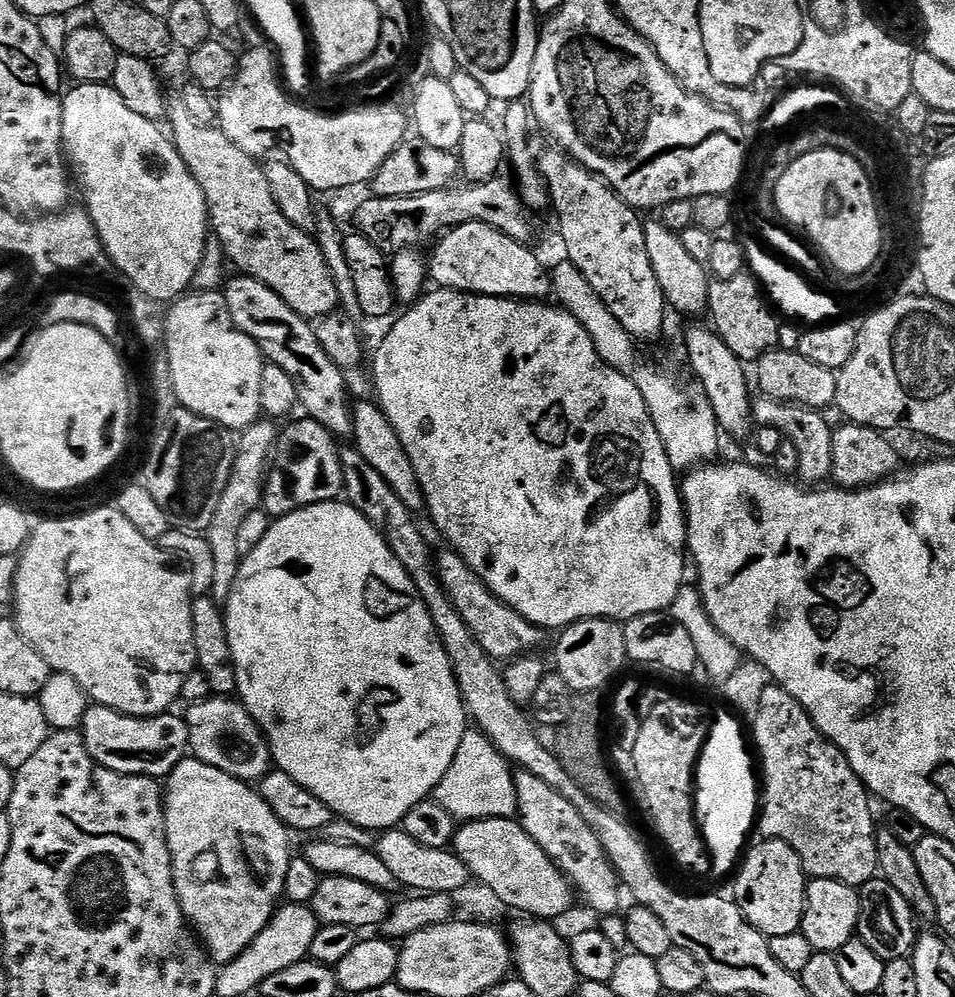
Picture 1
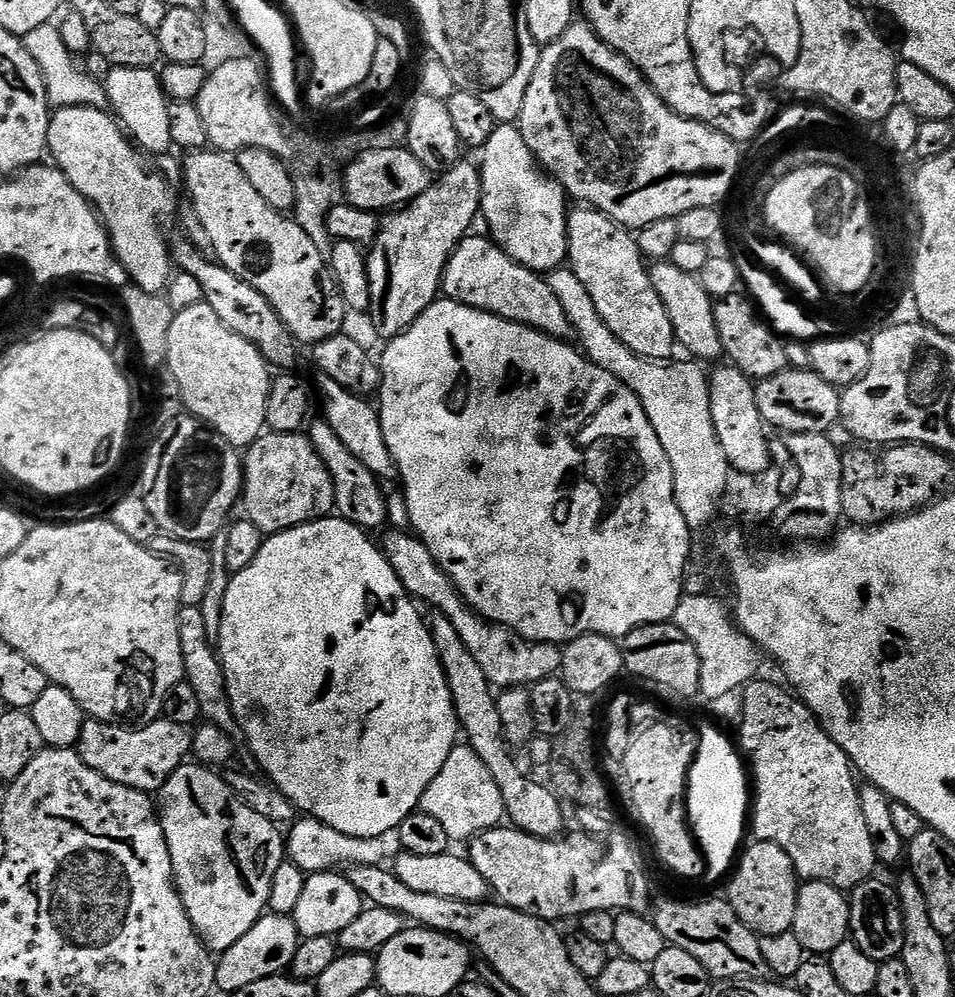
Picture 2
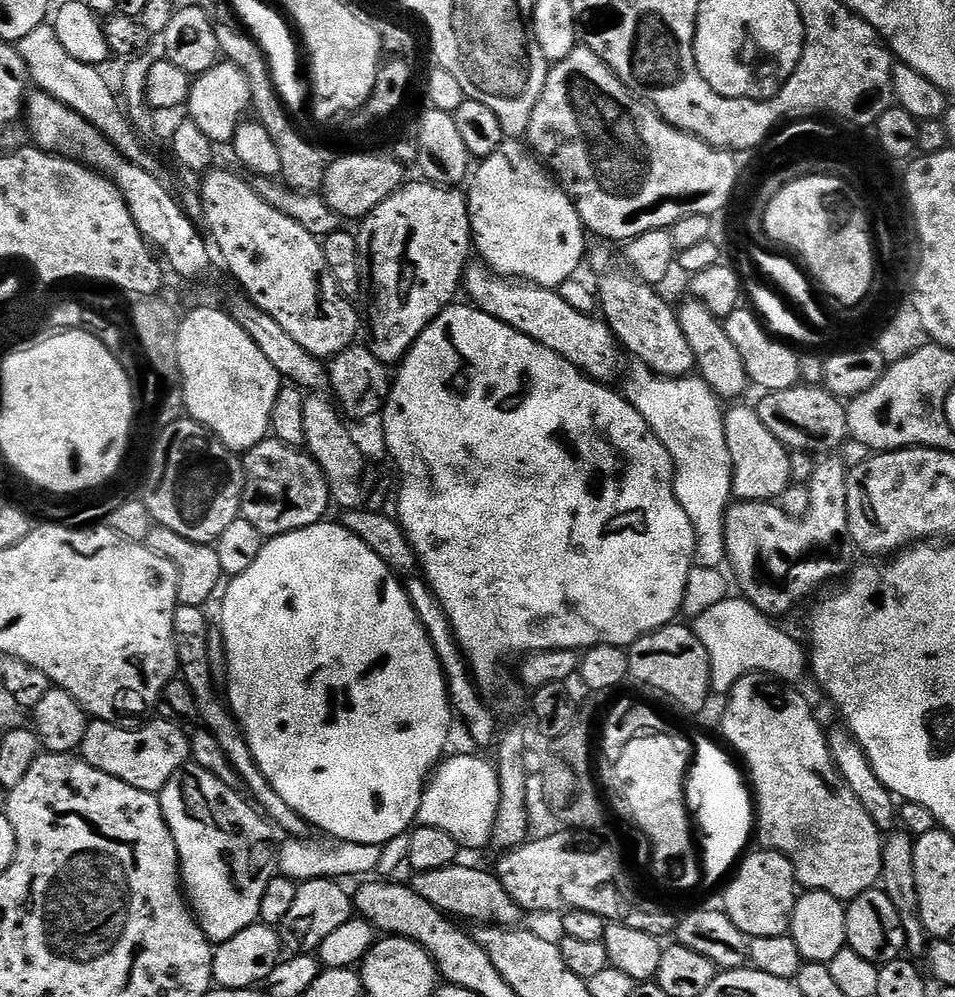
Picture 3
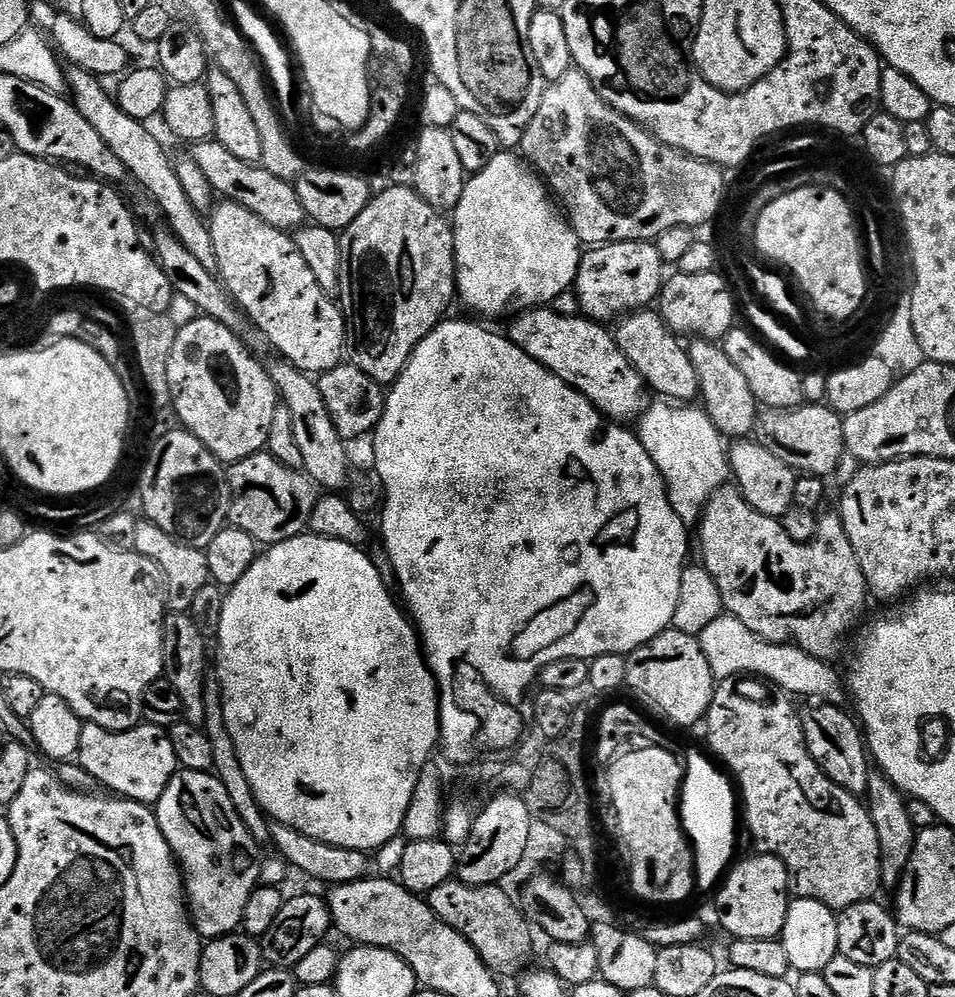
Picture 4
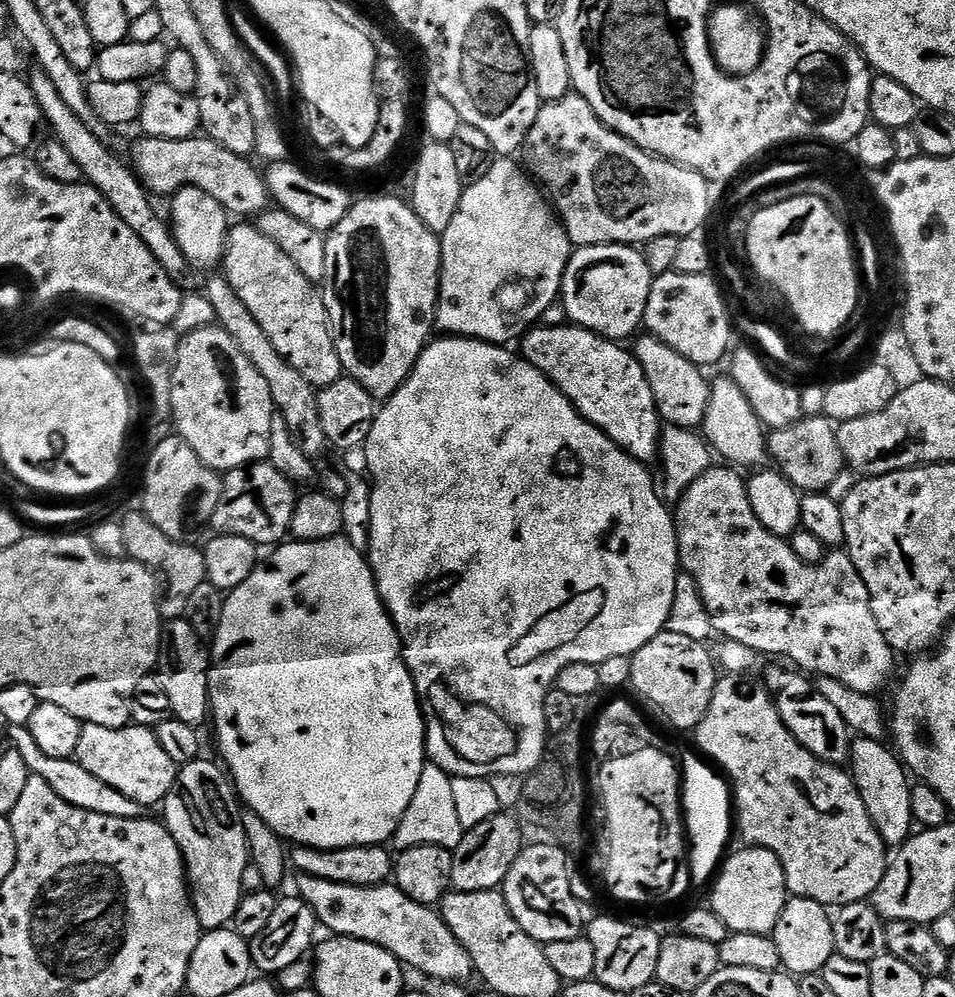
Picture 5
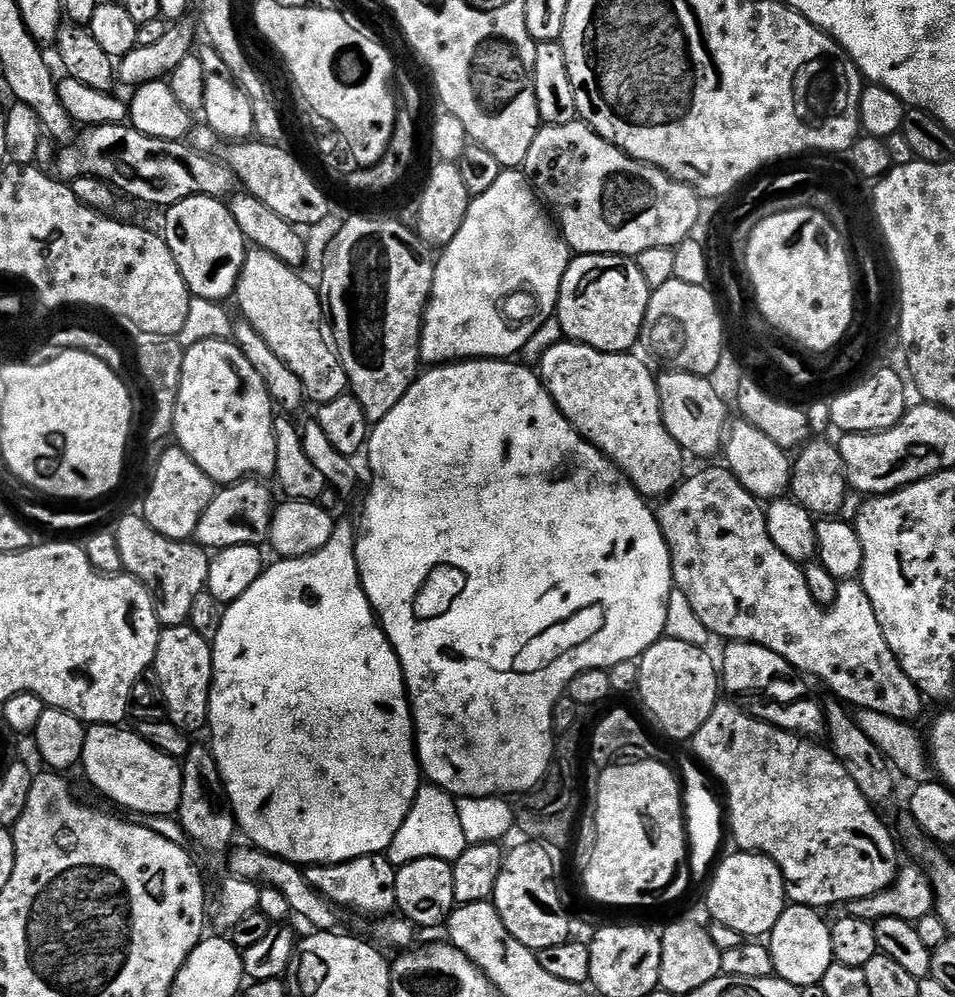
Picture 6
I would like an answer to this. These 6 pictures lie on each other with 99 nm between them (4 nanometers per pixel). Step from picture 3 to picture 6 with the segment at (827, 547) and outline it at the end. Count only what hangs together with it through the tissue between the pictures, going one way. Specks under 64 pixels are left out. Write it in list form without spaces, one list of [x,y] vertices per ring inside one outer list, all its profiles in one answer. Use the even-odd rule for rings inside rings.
[[[719,467],[704,468],[701,472],[694,473],[689,480],[687,477],[683,482],[677,484],[676,489],[661,503],[665,504],[658,508],[656,512],[656,520],[666,538],[666,546],[670,550],[674,588],[686,596],[687,601],[690,602],[691,609],[694,610],[694,614],[698,616],[699,621],[702,622],[709,634],[713,637],[721,636],[724,642],[761,644],[766,646],[766,650],[774,650],[774,654],[786,658],[786,662],[791,664],[797,673],[805,672],[805,674],[800,673],[805,677],[816,675],[837,696],[833,696],[837,701],[843,702],[845,705],[853,704],[853,709],[874,710],[878,714],[886,714],[886,718],[894,718],[905,722],[915,721],[915,716],[923,710],[924,704],[926,705],[925,697],[921,696],[914,686],[914,682],[910,682],[910,678],[906,678],[902,666],[896,661],[895,654],[890,650],[890,646],[886,646],[886,638],[882,634],[882,626],[878,626],[878,618],[874,618],[874,606],[870,606],[870,598],[866,594],[866,590],[856,580],[845,580],[839,585],[837,597],[834,598],[833,604],[828,607],[821,607],[811,597],[810,590],[807,589],[803,567],[797,561],[786,558],[786,554],[782,554],[782,550],[778,550],[778,546],[774,546],[774,542],[770,542],[768,531],[766,530],[766,522],[764,521],[765,509],[762,507],[761,501],[749,494],[740,485],[736,475],[728,471],[727,467]]]

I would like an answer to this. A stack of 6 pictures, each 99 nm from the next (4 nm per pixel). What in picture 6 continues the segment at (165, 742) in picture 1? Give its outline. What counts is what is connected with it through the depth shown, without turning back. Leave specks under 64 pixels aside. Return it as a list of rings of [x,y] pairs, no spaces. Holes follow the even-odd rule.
[[[93,724],[86,731],[86,742],[82,746],[80,764],[88,775],[88,780],[108,800],[113,800],[120,808],[129,808],[136,812],[137,817],[142,816],[171,816],[175,817],[180,810],[182,798],[182,782],[184,769],[181,761],[162,754],[149,742],[143,740],[138,733],[128,726],[115,724]]]

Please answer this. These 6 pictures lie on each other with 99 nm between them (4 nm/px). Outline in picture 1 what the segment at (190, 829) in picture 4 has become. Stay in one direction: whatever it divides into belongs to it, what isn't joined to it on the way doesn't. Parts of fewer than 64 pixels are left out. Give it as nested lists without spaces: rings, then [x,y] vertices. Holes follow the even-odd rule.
[[[198,758],[181,760],[176,765],[176,769],[168,773],[166,783],[168,783],[168,788],[166,784],[166,791],[162,796],[164,801],[164,833],[168,839],[168,849],[172,855],[172,881],[176,887],[176,897],[180,903],[180,909],[184,911],[185,920],[194,929],[199,943],[206,949],[212,963],[223,966],[234,958],[238,958],[238,954],[242,954],[242,950],[246,950],[246,946],[250,946],[250,942],[254,942],[254,938],[258,938],[258,934],[262,934],[262,930],[267,926],[268,921],[272,919],[272,913],[276,911],[281,903],[284,894],[286,870],[290,859],[290,853],[288,853],[288,836],[290,837],[290,832],[274,814],[274,810],[270,810],[270,806],[266,806],[266,802],[261,798],[259,791],[255,787],[249,786],[245,781],[235,780],[230,774],[226,774],[214,766],[203,764]]]

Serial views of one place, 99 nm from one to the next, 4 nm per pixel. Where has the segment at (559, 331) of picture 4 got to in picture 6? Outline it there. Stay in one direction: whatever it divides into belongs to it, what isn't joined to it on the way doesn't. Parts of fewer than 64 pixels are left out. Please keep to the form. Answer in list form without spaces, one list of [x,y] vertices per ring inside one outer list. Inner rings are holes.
[[[561,339],[540,356],[538,375],[570,426],[609,456],[641,496],[664,498],[681,483],[680,463],[686,460],[685,453],[662,422],[656,376],[636,354],[599,352]]]

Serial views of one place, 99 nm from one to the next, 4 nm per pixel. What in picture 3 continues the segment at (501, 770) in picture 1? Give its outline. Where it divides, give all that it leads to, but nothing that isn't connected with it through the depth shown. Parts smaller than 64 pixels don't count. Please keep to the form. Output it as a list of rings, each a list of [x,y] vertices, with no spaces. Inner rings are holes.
[[[449,755],[437,765],[425,785],[415,823],[419,827],[443,830],[461,849],[488,848],[498,812],[500,779],[495,767],[480,756]]]

